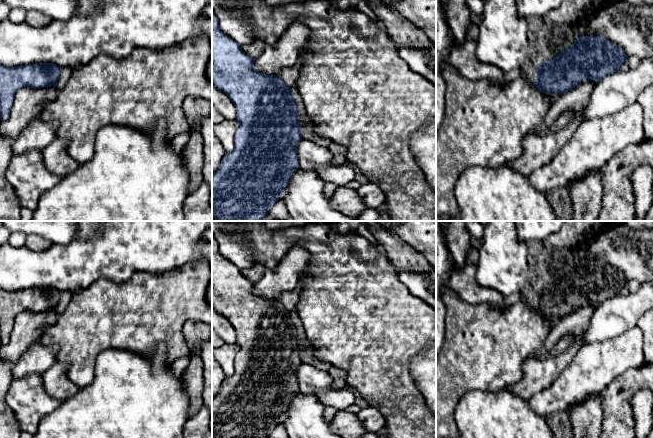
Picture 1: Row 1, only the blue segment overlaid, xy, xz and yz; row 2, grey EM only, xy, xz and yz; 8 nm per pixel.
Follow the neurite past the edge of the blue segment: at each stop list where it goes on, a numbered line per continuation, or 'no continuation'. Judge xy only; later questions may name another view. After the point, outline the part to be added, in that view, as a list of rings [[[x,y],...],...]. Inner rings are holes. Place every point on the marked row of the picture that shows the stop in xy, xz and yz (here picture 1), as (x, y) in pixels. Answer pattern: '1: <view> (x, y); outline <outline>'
no continuation

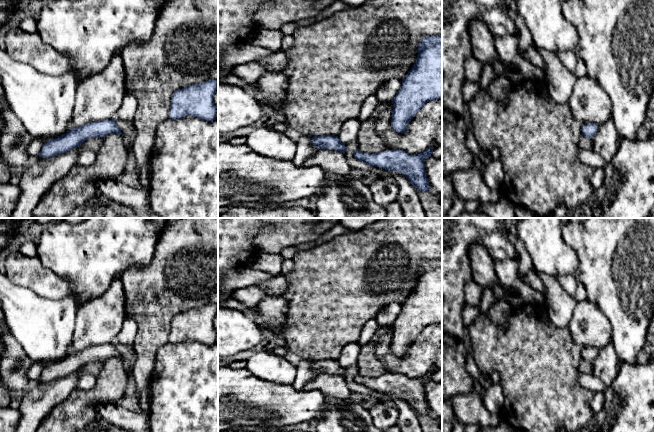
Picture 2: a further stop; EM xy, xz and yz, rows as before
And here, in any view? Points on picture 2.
no continuation

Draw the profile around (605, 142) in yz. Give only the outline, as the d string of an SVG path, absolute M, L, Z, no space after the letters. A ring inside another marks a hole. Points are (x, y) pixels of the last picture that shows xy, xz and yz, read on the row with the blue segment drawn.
M610 117L598 126L598 130L592 138L592 151L601 156L605 163L608 164L616 154L619 140L620 135Z

